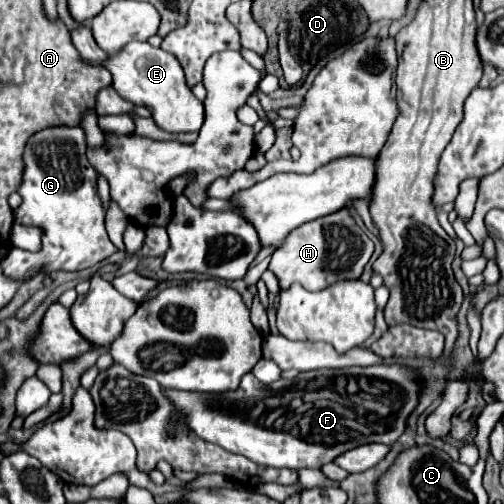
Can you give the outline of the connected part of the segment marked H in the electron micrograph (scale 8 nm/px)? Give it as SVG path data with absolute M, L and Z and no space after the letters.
M343 208L289 232L283 244L273 252L269 270L277 276L281 290L287 290L295 282L307 290L323 290L341 280L359 280L371 254L373 242Z

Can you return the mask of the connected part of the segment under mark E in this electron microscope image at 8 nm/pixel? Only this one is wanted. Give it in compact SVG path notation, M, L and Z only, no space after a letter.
M129 42L123 50L119 50L119 54L107 56L107 62L87 62L87 60L83 60L83 62L91 64L91 66L107 68L113 74L113 88L117 90L117 94L123 100L127 100L127 102L131 102L135 106L149 108L153 112L155 124L161 130L167 130L167 132L199 132L199 128L203 124L203 102L193 96L193 92L185 84L181 64L169 52L165 52L161 48L155 48L151 44L147 44L147 42Z

